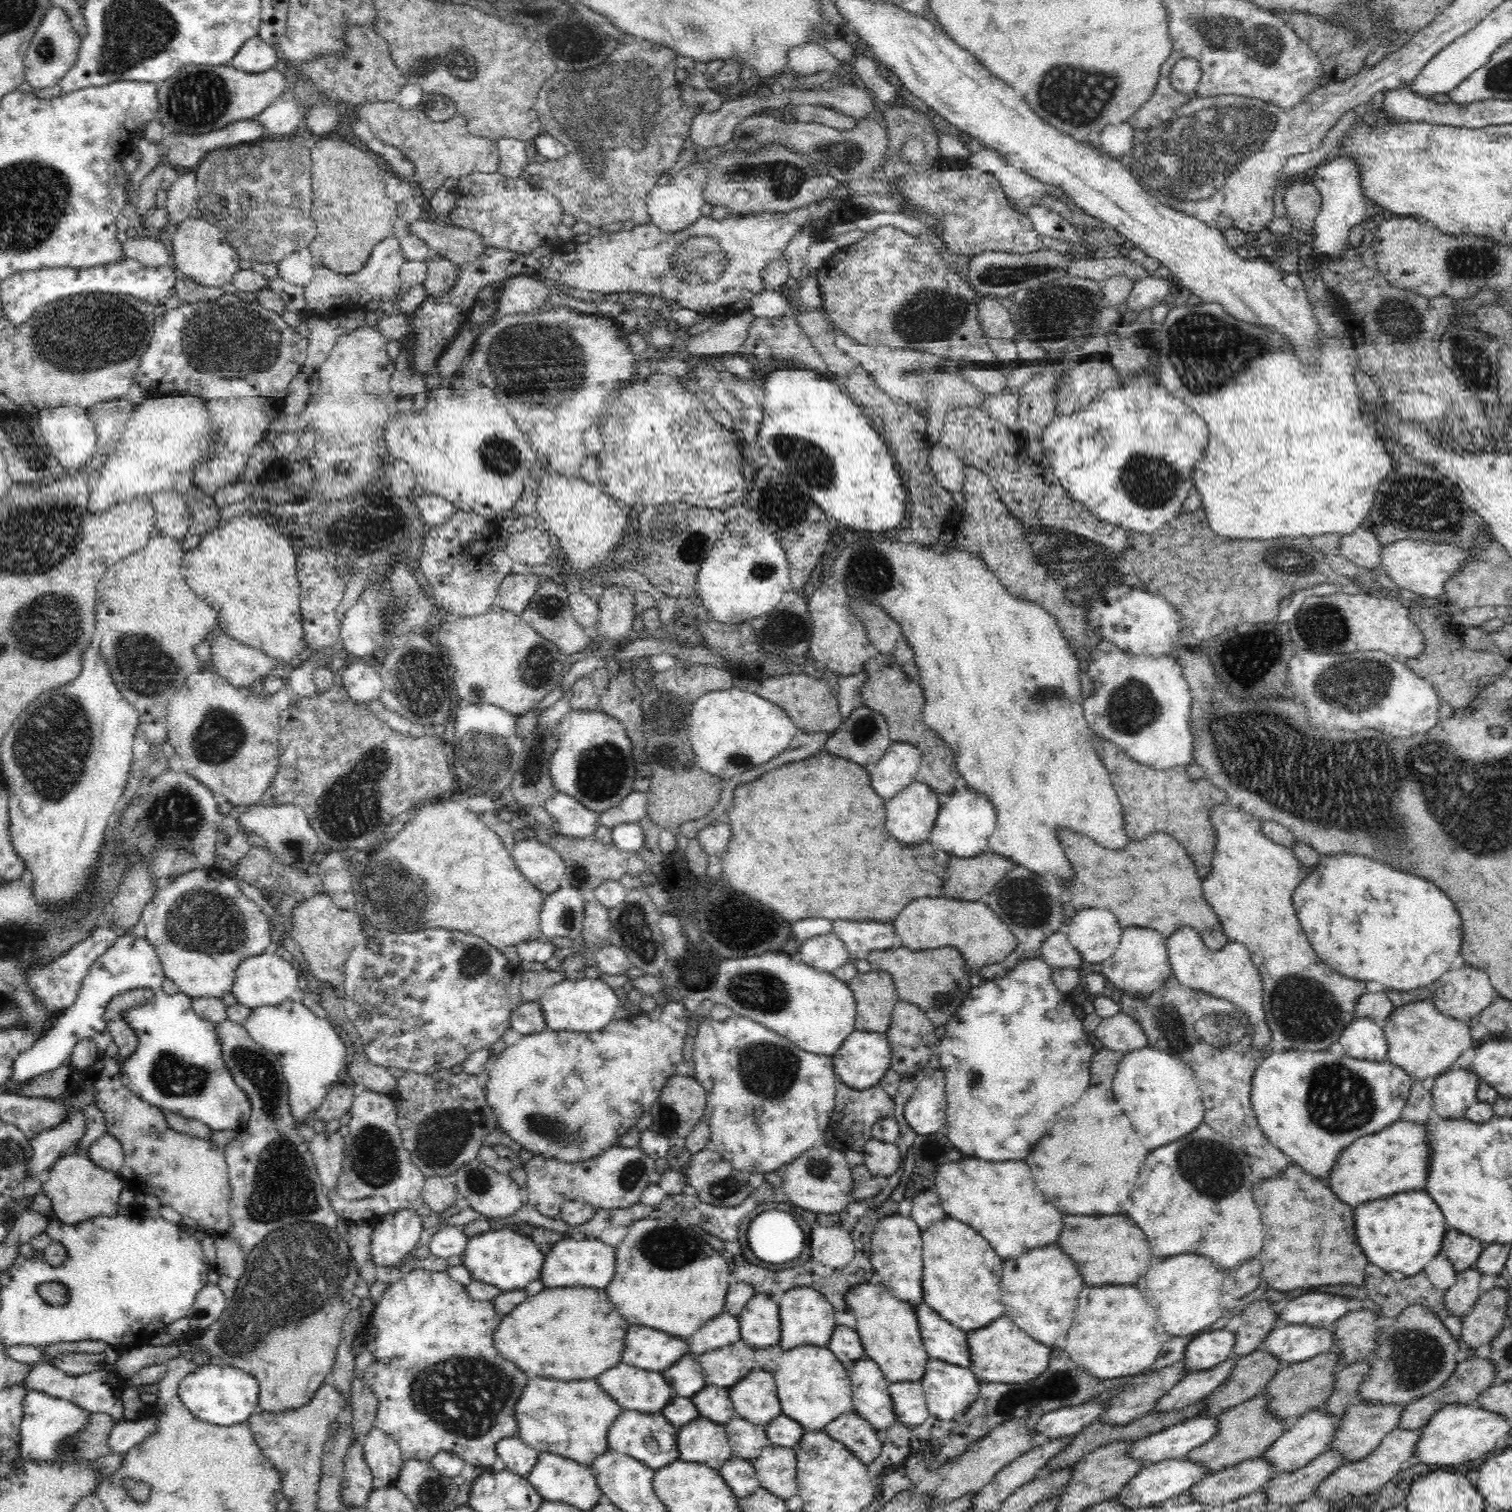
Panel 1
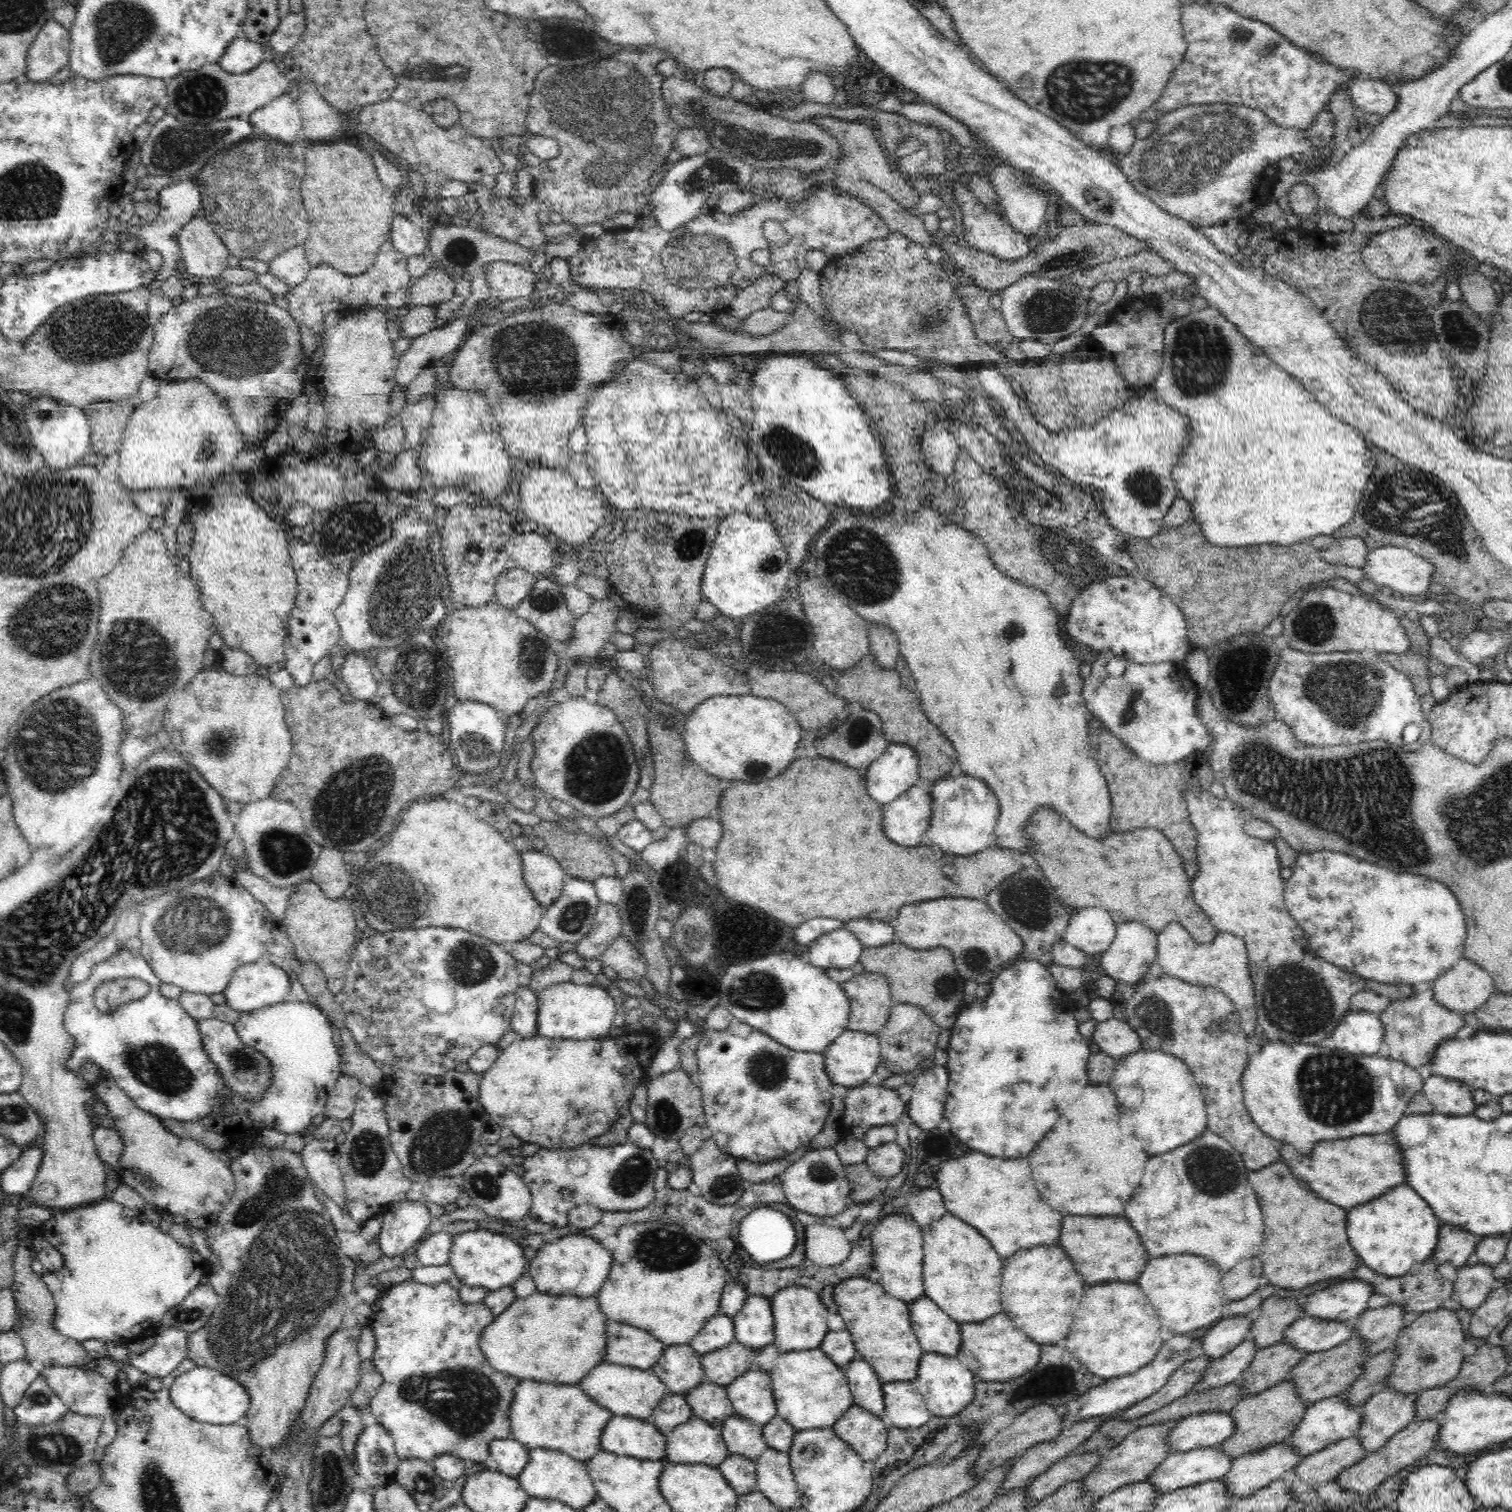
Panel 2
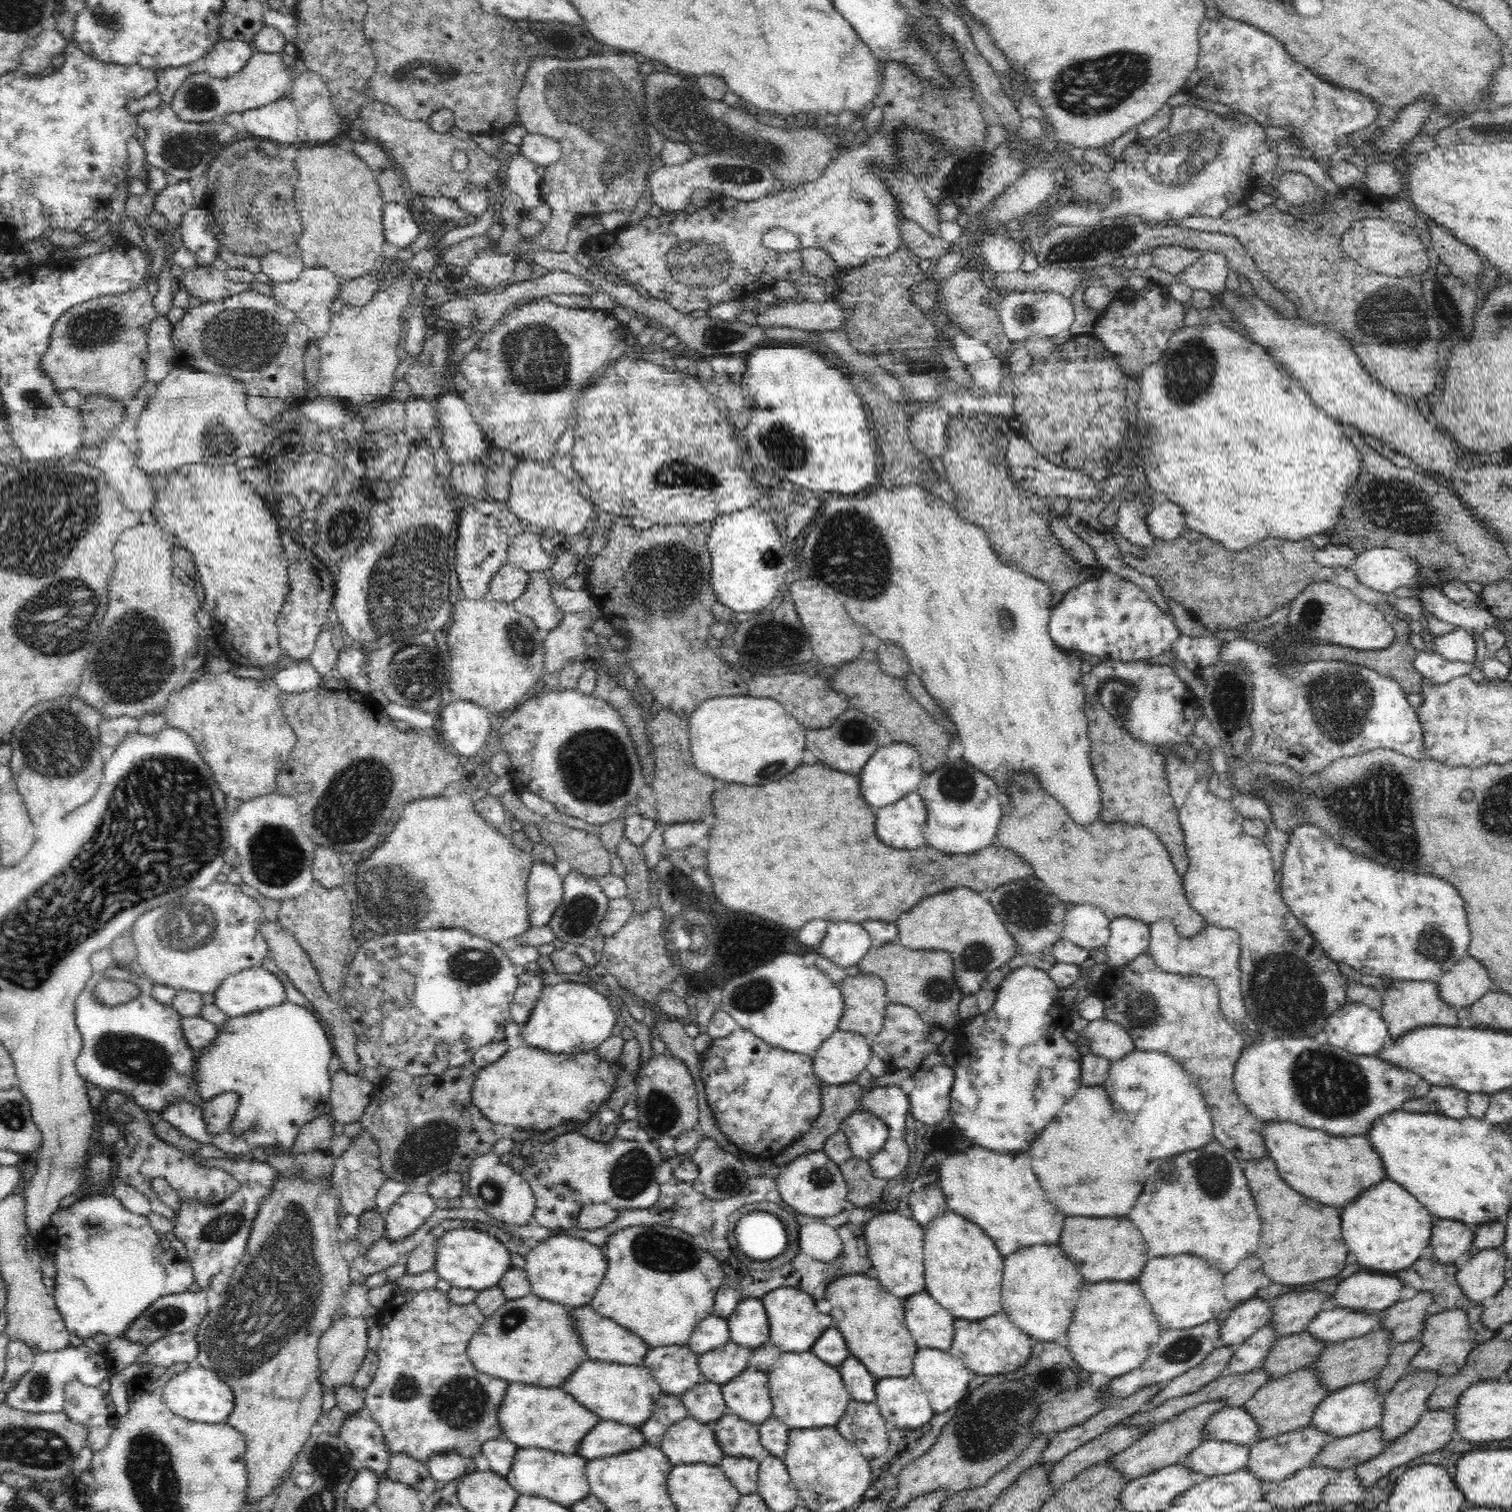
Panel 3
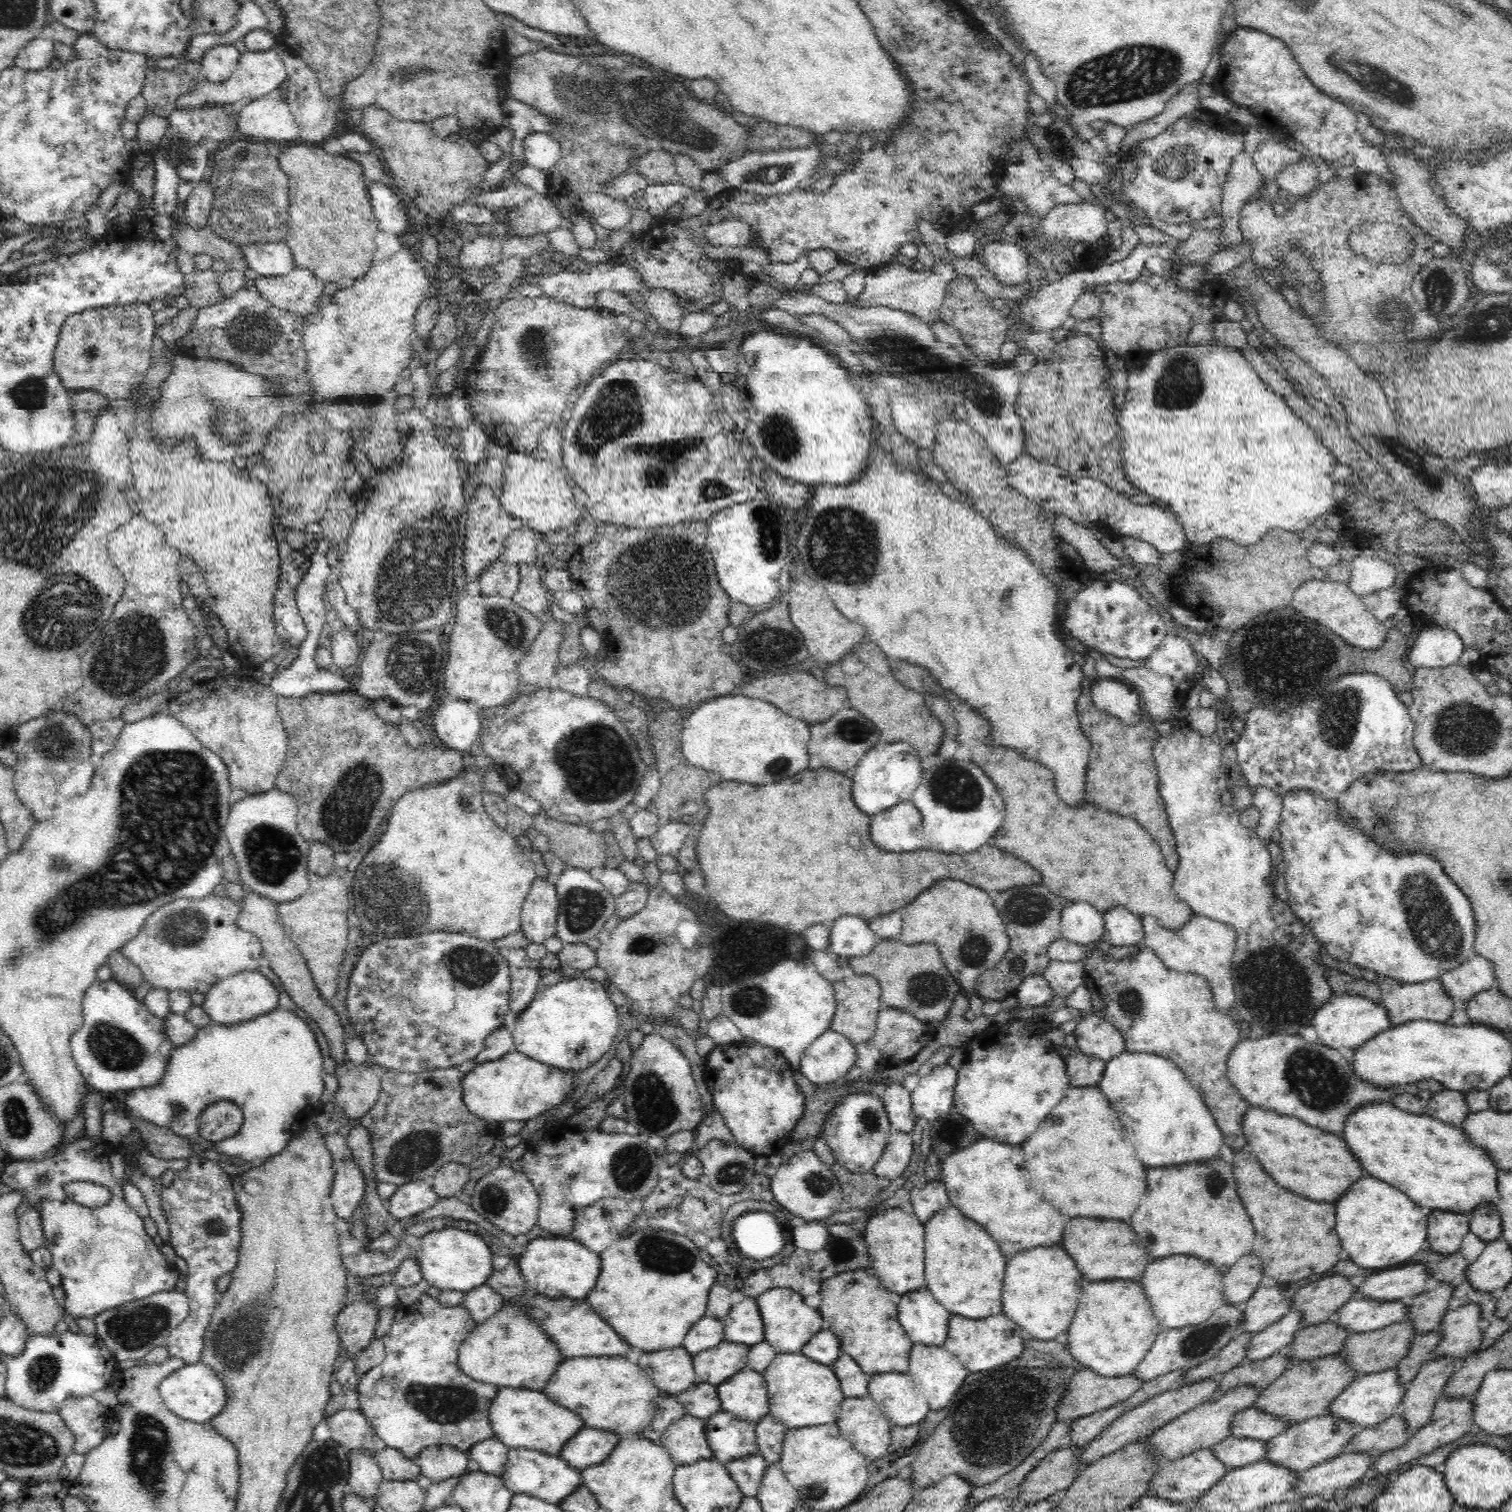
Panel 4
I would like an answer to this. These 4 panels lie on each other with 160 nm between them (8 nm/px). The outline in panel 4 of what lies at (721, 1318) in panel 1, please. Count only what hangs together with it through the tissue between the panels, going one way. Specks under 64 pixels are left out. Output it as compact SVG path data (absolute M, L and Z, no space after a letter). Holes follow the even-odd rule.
M704 1316L696 1321L696 1324L685 1336L683 1347L694 1357L724 1340L724 1329L720 1319Z

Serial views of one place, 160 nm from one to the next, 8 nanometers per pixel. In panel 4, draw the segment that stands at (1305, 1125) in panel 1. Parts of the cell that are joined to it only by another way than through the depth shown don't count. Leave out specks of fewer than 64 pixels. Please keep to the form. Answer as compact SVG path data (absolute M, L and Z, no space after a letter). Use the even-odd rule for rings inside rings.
M1299 1034L1240 1040L1229 1052L1227 1077L1250 1106L1296 1117L1326 1132L1342 1132L1346 1116L1366 1102L1390 1101L1400 1093L1429 1099L1445 1089L1442 1083L1432 1079L1398 1088L1378 1088L1358 1078L1350 1068L1348 1055L1342 1056L1340 1052L1342 1050L1323 1045L1319 1040L1308 1042Z

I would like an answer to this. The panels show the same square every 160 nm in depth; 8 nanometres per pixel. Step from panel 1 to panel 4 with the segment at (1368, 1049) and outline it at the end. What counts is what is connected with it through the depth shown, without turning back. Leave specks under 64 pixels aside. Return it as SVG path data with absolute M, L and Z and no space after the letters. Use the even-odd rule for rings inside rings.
M1352 993L1333 994L1332 998L1317 1011L1312 1018L1312 1027L1317 1032L1318 1040L1323 1045L1344 1050L1344 1052L1355 1050L1375 1034L1393 1027L1386 1009L1381 1004L1368 1000L1368 997L1356 996Z

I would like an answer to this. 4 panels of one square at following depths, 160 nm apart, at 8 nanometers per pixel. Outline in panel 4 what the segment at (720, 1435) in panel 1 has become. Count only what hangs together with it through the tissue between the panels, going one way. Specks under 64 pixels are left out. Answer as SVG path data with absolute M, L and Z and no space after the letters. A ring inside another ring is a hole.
M685 1415L661 1436L661 1444L677 1465L714 1458L706 1434L706 1421Z

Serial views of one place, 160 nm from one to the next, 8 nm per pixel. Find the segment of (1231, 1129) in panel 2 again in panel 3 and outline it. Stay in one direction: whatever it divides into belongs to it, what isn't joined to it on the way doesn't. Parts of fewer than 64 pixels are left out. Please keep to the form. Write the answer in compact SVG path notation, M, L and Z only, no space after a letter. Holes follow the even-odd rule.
M1142 953L1138 955L1131 963L1126 963L1119 977L1117 979L1118 987L1116 989L1115 996L1111 996L1110 998L1102 998L1104 1001L1104 1006L1106 1010L1104 1010L1105 1019L1114 1021L1118 1023L1120 1026L1124 1027L1128 1034L1132 1037L1135 1050L1140 1051L1158 1051L1162 1054L1170 1054L1174 1060L1178 1060L1178 1062L1182 1062L1182 1068L1190 1074L1192 1080L1194 1080L1194 1084L1201 1090L1202 1094L1204 1094L1204 1100L1207 1104L1208 1110L1210 1111L1212 1120L1213 1120L1213 1133L1215 1136L1215 1140L1218 1141L1220 1144L1223 1144L1228 1150L1231 1150L1236 1156L1236 1159L1240 1160L1241 1162L1246 1162L1250 1160L1260 1160L1263 1158L1269 1158L1268 1149L1265 1148L1265 1142L1262 1135L1262 1121L1258 1120L1254 1114L1250 1112L1250 1109L1239 1099L1237 1092L1235 1091L1235 1086L1233 1083L1233 1074L1235 1071L1235 1064L1236 1061L1240 1058L1240 1052L1242 1052L1242 1048L1244 1048L1244 1044L1248 1042L1244 1042L1242 1040L1242 1036L1240 1036L1240 1032L1236 1032L1232 1026L1226 1021L1224 1018L1224 1014L1220 1012L1219 1002L1219 990L1218 987L1215 985L1212 979L1209 979L1205 976L1200 975L1187 975L1187 974L1172 974L1166 971L1162 971L1156 964L1153 958L1146 953Z

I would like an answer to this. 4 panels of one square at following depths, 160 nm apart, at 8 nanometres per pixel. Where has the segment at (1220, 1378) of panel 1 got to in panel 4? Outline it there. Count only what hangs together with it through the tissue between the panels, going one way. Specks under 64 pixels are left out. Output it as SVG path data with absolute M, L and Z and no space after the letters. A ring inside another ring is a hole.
M1292 1308L1286 1316L1282 1316L1262 1332L1253 1334L1246 1361L1264 1360L1272 1354L1285 1352L1290 1342L1294 1340L1296 1332L1301 1329L1300 1324L1302 1311Z

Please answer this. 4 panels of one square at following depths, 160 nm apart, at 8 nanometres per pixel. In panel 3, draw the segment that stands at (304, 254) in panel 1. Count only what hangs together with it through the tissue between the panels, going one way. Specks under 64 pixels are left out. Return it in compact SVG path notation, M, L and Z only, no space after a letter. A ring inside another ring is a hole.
M297 243L259 257L261 271L272 281L288 282L300 276L305 269Z

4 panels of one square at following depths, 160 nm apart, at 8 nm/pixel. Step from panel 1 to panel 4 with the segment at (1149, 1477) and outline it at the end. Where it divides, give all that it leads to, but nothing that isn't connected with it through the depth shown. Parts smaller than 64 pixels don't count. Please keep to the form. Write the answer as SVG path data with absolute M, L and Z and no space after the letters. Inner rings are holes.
M1228 1436L1220 1444L1212 1446L1216 1459L1228 1468L1237 1469L1266 1459L1266 1441L1248 1437Z

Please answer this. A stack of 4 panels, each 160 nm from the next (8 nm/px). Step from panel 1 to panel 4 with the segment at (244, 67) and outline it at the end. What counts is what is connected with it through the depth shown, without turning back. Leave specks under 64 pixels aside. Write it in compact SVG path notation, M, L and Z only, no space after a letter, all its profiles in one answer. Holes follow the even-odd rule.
M217 44L202 58L201 78L210 82L228 80L240 62L243 48L234 44Z

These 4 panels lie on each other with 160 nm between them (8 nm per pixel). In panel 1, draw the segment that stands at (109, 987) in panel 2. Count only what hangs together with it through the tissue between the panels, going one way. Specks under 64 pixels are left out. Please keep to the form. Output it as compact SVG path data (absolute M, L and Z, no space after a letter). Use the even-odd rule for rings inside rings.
M131 988L121 995L115 996L108 1004L104 1021L110 1029L114 1042L117 1044L118 1058L99 1057L92 1068L81 1071L81 1088L92 1091L95 1104L103 1112L107 1126L106 1133L114 1135L125 1151L125 1161L118 1175L124 1179L126 1186L136 1192L142 1192L159 1197L162 1205L170 1206L181 1216L190 1216L196 1220L194 1226L205 1232L226 1233L231 1227L229 1206L231 1203L231 1184L228 1176L228 1165L225 1160L225 1150L212 1141L184 1135L172 1130L165 1119L165 1113L157 1106L152 1106L136 1096L127 1086L124 1086L121 1074L121 1064L136 1050L136 1033L131 1025L124 1021L124 1012L128 1008L136 1008L138 1004L148 1004L152 1000L152 991L148 988Z

